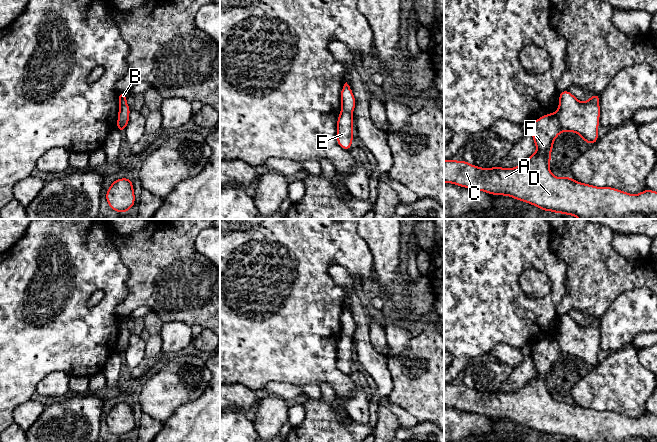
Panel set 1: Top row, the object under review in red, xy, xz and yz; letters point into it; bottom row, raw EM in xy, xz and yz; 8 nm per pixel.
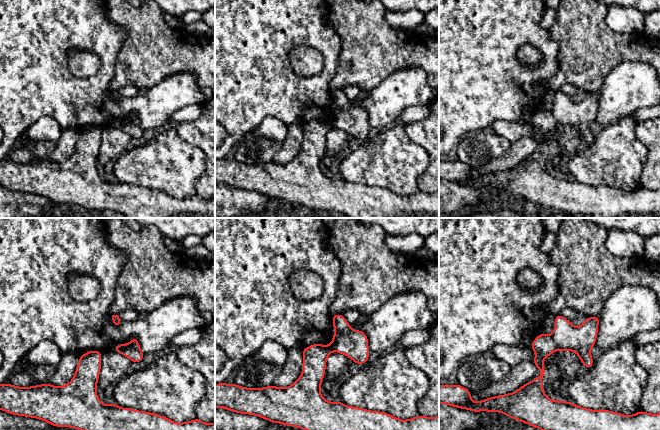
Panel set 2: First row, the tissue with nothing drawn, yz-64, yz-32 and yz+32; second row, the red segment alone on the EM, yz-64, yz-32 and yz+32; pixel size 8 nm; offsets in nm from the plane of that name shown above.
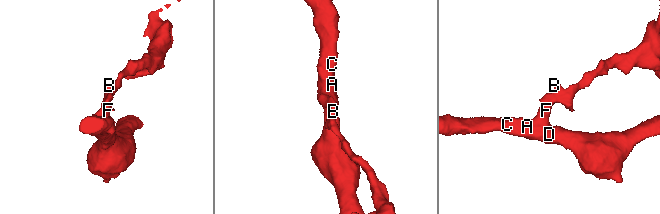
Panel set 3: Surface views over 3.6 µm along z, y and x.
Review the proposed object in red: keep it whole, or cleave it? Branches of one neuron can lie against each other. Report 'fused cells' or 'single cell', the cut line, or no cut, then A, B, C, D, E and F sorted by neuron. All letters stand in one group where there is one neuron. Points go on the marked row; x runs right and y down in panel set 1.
fused cells | yz (555, 113), (563, 130) | A C D F / B E

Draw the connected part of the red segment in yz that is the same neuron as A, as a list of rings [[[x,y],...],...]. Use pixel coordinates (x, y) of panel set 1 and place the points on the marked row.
[[[556,113],[545,114],[530,124],[537,151],[515,168],[480,168],[465,160],[444,160],[444,183],[487,192],[491,195],[511,196],[543,211],[573,215],[578,219],[657,219],[657,192],[645,189],[632,195],[612,187],[596,187],[564,176],[554,176],[550,169],[554,140],[563,131]]]

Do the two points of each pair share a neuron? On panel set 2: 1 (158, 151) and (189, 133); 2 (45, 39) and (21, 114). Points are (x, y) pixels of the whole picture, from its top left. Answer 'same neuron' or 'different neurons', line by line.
1: different neurons
2: same neuron

